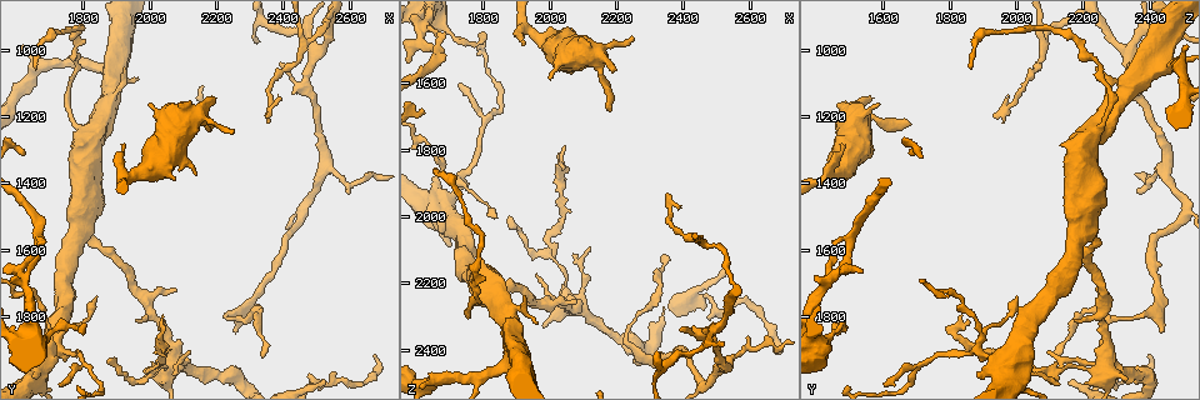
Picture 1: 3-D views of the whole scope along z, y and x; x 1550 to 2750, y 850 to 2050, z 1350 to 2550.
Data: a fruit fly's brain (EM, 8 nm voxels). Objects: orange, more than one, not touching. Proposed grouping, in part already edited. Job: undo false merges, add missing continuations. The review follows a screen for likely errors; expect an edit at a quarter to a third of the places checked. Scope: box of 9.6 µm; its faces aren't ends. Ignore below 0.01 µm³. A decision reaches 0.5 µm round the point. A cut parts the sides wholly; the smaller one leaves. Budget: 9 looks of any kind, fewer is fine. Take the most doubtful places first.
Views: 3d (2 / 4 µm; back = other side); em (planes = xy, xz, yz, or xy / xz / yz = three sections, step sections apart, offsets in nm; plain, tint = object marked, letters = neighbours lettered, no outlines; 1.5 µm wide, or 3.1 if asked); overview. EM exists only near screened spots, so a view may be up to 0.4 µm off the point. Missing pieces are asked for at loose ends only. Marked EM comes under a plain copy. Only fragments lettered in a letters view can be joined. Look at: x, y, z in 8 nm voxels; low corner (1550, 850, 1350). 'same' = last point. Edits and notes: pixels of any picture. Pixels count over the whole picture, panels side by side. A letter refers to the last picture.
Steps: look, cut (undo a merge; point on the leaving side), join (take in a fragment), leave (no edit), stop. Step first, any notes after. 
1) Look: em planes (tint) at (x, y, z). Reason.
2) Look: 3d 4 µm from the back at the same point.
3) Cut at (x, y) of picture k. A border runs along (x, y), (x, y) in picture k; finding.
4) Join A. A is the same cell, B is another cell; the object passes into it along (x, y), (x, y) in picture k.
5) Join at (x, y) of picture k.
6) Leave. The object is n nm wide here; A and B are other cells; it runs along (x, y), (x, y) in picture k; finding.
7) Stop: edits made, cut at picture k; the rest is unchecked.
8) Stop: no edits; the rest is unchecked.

Look: em xy step 4 (letters) at (2400, 1040, 2350). An open end.

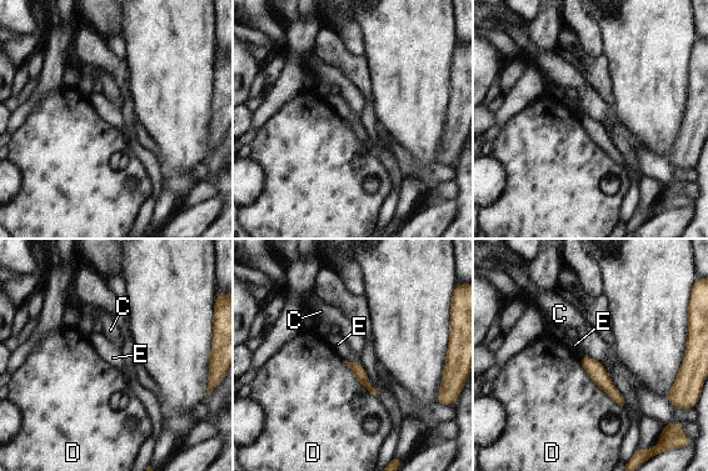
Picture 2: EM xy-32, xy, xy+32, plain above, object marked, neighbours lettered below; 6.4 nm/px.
Look: em planes (letters) at the same point. Another direction.

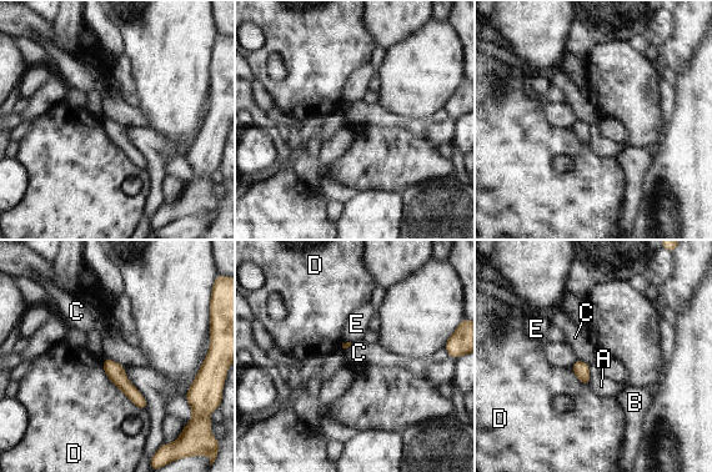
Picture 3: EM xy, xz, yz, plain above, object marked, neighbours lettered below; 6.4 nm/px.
Leave. The longest contact is with D, 440 nm; A, B, C, D and E are other cells; none of them fits.

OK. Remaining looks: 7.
Look: em xy step 8 (letters) at (1670, 1620, 1450). An open end.

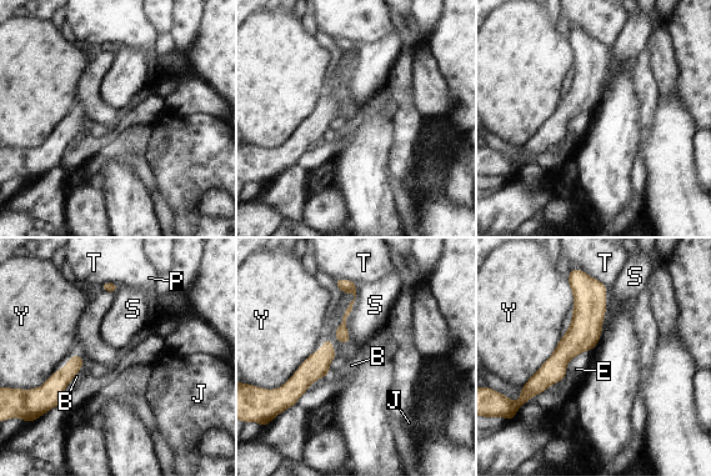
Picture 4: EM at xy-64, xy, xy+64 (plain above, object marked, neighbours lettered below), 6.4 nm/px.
Look: em planes (letters) at the same point.

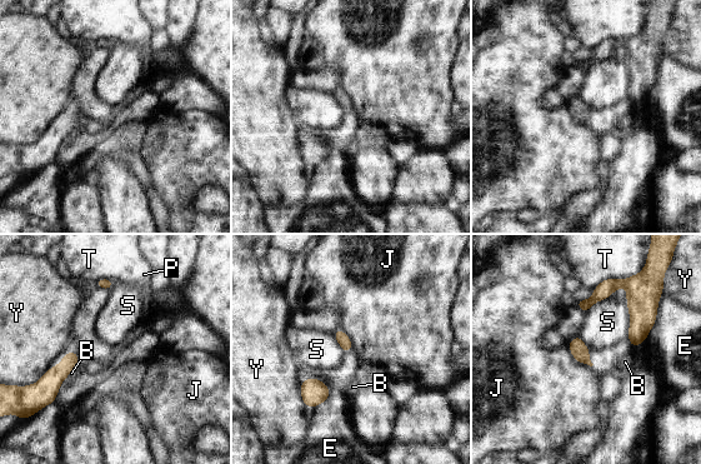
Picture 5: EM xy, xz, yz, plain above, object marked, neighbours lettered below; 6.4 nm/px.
Leave. B, E, J, P, S, T and Y are other cells; a border runs along (567, 344), (571, 355), (590, 367) in picture 5; none of them fits.

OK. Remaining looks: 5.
Look: em xy step 4 (tint) at (1730, 1900, 1880). Thin neck.

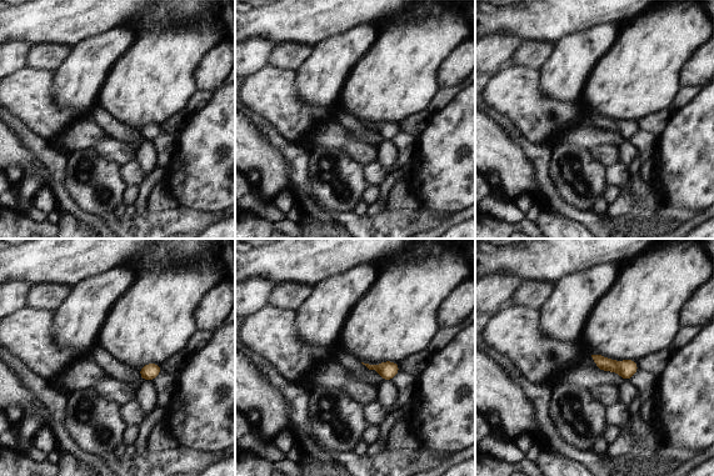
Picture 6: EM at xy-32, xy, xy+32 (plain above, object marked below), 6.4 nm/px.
Look: em xz step 8 (letters) at the same point.

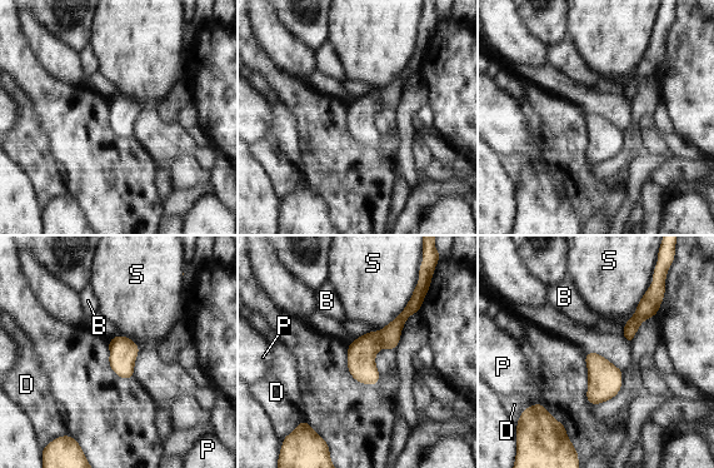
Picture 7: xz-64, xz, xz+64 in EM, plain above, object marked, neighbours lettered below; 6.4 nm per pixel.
Leave. The longest contact is with S, 380 nm; B, D, P and S are other cells; a border runs along (414, 289), (390, 322), (372, 330) in picture 7; continuous, no second neuron.

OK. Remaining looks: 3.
Look: em yz step 8 (tint) at (2190, 1140, 1570). An open end.

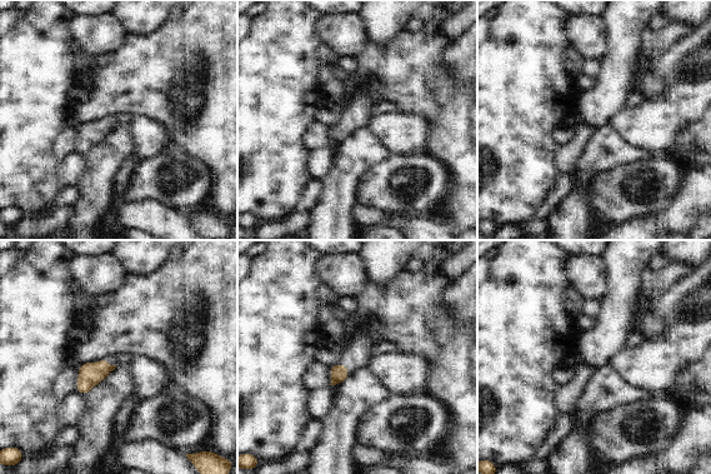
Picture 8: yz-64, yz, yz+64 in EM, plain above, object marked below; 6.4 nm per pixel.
Look: em planes (tint) at the same point.

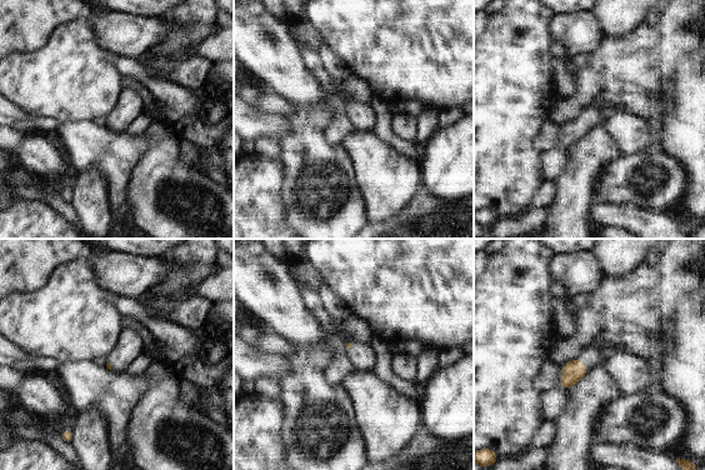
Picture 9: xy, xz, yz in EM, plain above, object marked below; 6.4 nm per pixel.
Look: em planes (letters) at the same point.

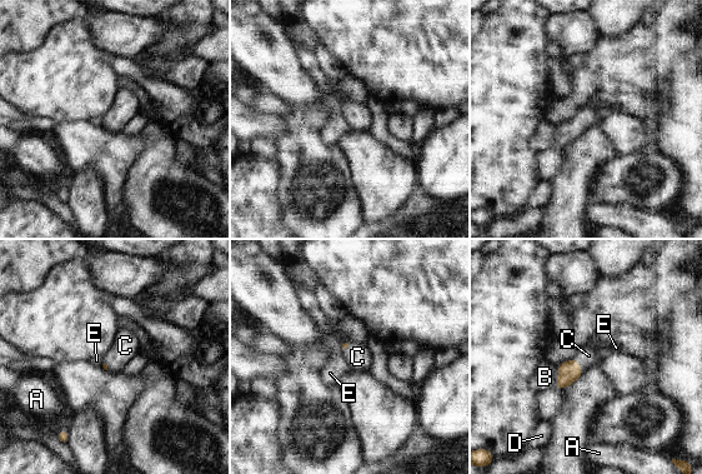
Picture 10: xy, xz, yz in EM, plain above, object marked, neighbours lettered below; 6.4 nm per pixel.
Join C. C is the same cell, A, B, D and E are other cells; the object passes into it along (568, 372), (578, 364), (588, 355) in picture 10; it goes on there.

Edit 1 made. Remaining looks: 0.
Stop: edits made, join at picture 10; the rest is unchecked.

